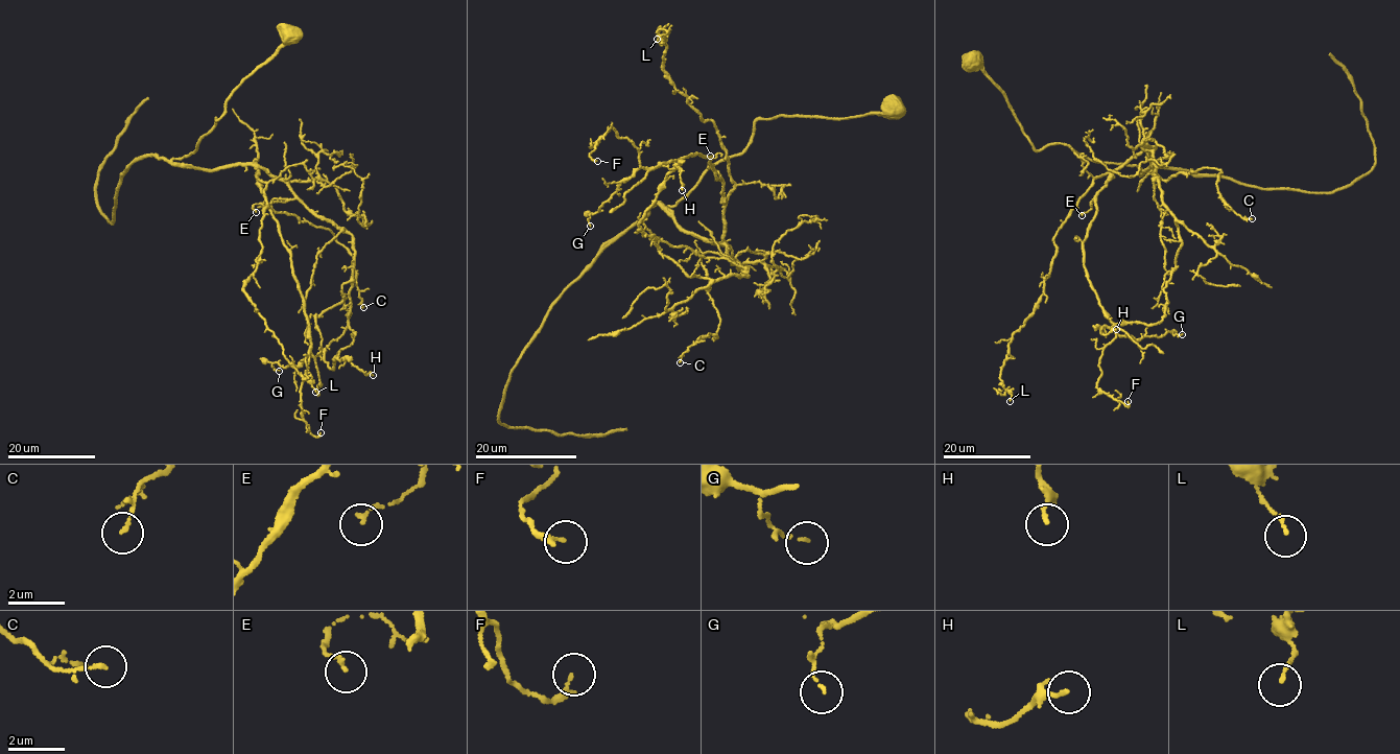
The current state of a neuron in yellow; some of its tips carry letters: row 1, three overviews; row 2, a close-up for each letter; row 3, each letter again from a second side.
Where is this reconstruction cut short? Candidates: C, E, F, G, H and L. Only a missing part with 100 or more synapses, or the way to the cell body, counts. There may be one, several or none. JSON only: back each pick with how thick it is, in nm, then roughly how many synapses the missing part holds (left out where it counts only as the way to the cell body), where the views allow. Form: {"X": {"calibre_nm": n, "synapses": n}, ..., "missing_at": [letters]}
{"missing_at": []}

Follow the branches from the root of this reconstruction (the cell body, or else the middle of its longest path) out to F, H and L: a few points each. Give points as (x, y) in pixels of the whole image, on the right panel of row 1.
F: (972, 60), (1037, 150), (1141, 173), (1147, 149), (1097, 192), (1083, 244), (1116, 331), (1097, 386), (1128, 401)
H: (972, 60), (1037, 150), (1141, 173), (1153, 150), (1181, 245), (1165, 316), (1099, 331), (1116, 329)
L: (972, 60), (1037, 150), (1141, 173), (1149, 162), (1144, 147), (1093, 180), (1058, 231), (1009, 345), (1010, 401)

